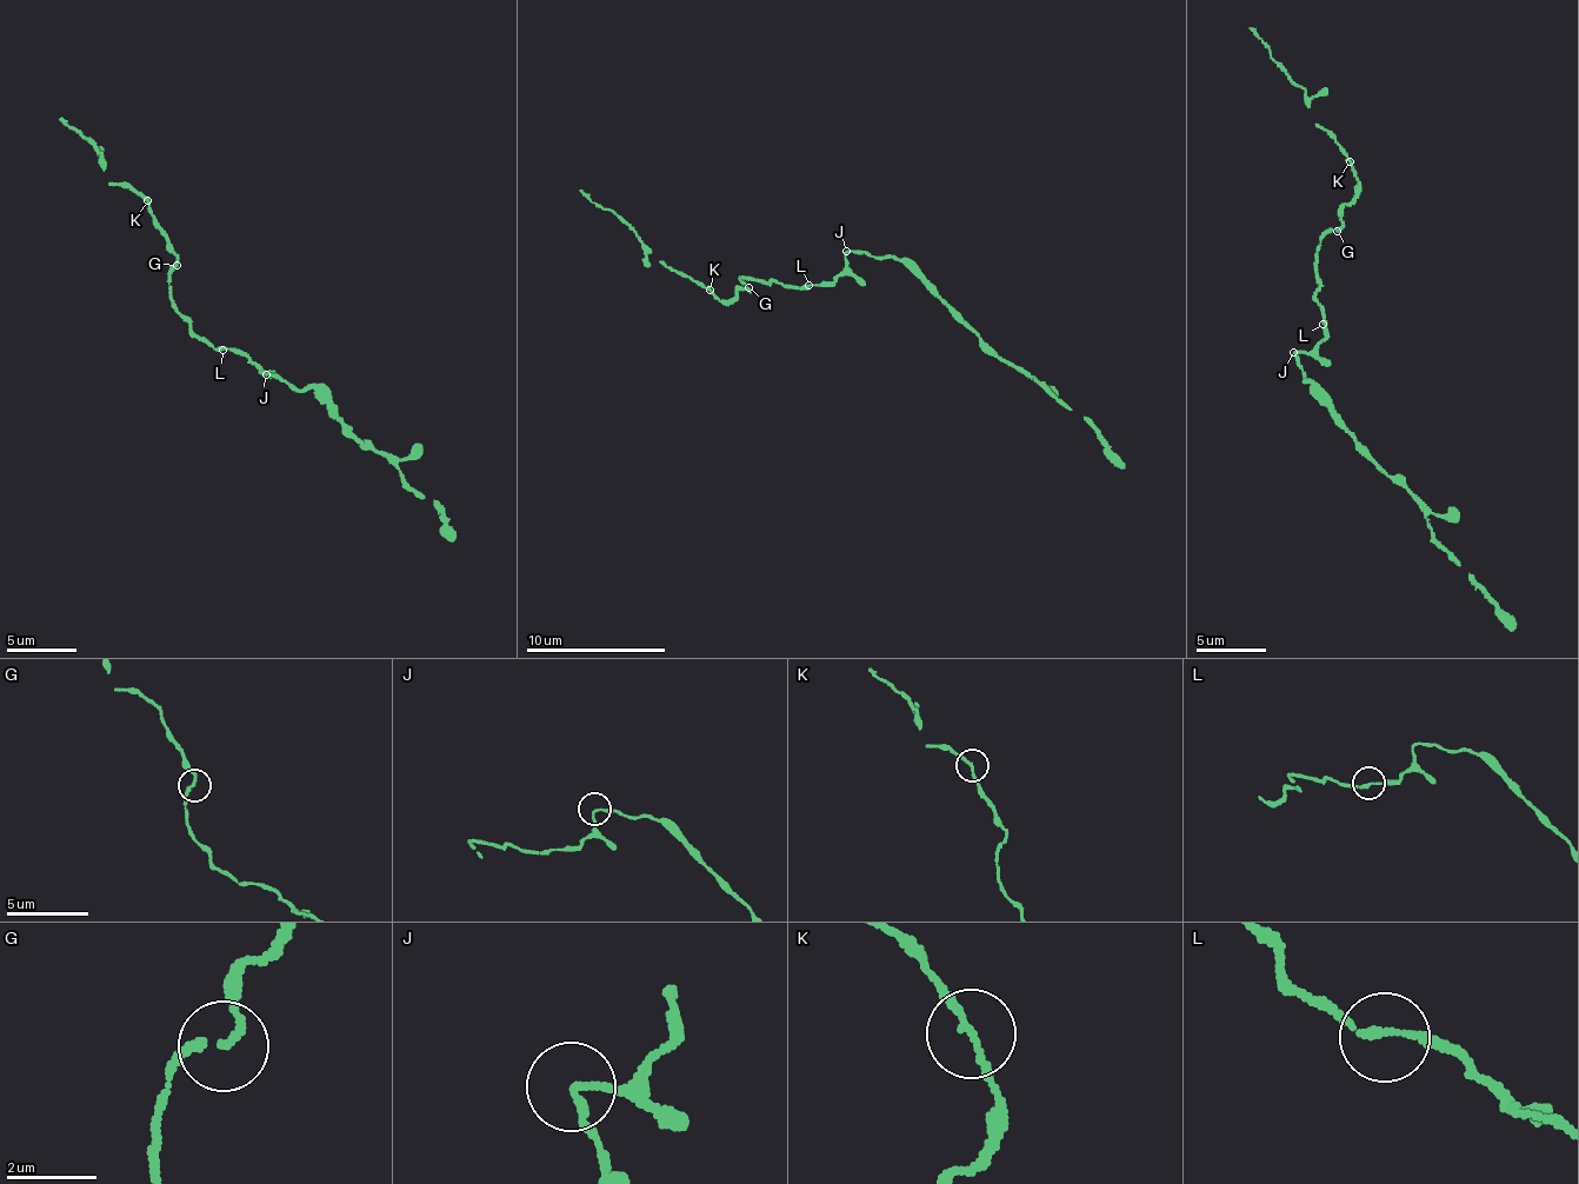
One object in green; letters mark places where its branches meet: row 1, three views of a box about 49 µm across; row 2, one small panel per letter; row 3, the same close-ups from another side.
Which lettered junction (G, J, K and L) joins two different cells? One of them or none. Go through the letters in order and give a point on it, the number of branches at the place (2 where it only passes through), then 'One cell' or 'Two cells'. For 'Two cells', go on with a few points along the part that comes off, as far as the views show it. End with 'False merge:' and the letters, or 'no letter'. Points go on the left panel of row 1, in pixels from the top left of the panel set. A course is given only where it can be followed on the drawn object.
G: Place: (177, 265). Branches: 2. One cell
J: Place: (266, 374). Branches: 2. One cell
K: Place: (147, 200). Branches: 2. One cell
L: Place: (222, 350). Branches: 2. One cell
False merge: no letter

